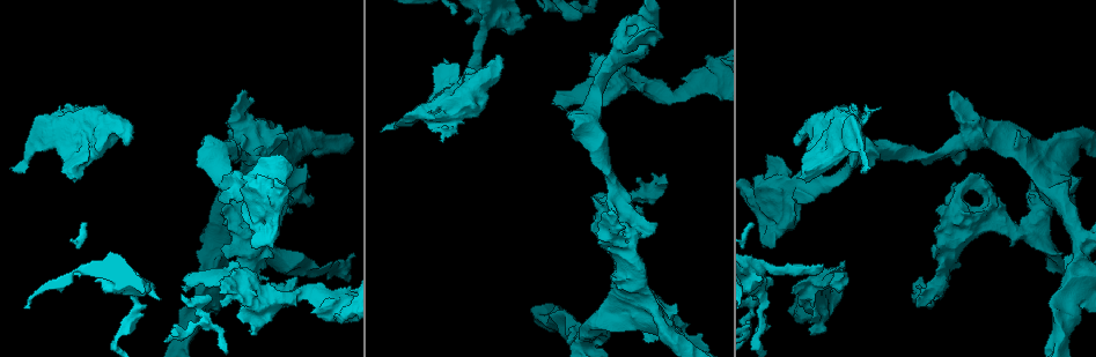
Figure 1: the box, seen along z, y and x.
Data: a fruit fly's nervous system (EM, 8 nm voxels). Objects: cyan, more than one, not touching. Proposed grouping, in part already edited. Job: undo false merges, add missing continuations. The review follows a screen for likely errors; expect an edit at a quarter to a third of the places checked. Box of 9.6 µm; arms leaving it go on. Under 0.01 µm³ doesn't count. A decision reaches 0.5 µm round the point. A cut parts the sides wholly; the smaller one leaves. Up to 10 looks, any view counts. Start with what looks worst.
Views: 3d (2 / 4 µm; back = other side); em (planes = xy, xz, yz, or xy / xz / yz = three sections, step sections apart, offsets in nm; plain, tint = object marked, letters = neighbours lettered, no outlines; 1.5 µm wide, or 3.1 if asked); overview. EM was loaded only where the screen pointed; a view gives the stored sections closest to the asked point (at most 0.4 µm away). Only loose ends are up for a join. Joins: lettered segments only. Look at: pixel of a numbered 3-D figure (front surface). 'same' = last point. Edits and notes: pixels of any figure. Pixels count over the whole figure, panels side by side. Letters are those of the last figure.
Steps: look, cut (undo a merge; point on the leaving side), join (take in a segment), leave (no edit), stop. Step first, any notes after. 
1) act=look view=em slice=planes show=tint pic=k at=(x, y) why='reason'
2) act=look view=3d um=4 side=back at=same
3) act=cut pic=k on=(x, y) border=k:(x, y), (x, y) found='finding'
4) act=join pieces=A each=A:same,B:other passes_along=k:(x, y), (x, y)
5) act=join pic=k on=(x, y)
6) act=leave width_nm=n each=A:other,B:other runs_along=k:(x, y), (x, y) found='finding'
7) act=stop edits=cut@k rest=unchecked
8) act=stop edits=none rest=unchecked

act=look view=3d um=2 side=back pic=1 at=(73, 178) why='free end'

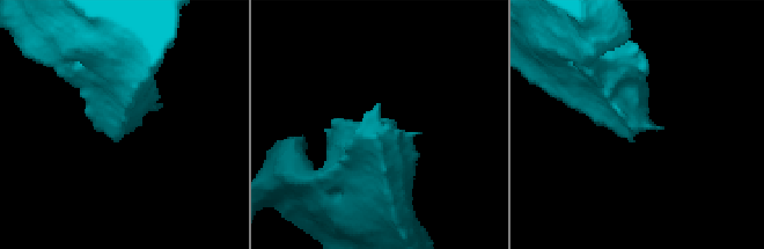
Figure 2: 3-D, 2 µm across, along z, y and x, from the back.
act=look view=em slice=yz step=4 show=letters pic=2 at=(380, 103) why='need the tissue'

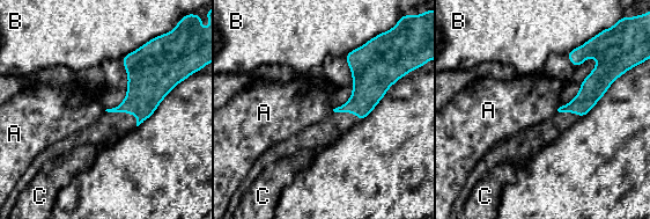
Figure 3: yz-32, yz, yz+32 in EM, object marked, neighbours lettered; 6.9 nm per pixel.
act=leave each=A:other,B:other,C:other found='none of them fits'

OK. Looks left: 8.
act=look view=em slice=planes show=letters pic=1 at=(555, 98) why='branch stops here'

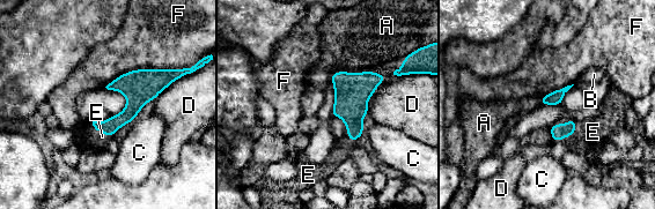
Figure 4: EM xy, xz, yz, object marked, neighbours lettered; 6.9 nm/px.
act=join pieces=E each=A:other,B:other,C:other,D:other,E:same,F:other passes_along=4:(559, 132), (575, 128), (593, 132) found='the cell continues'

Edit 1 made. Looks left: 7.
act=look view=em slice=planes show=letters pic=1 at=(80, 108) why='an open end'

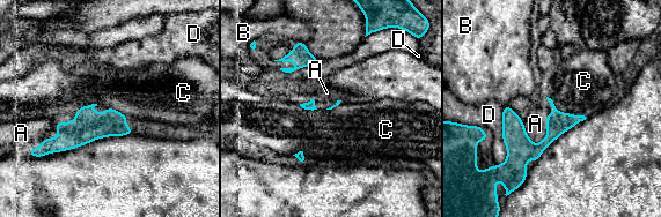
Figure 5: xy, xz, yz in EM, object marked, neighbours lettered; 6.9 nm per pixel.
act=leave longest_contact=C:220nm each=A:other,B:other,C:other,D:other found='none of them fits'

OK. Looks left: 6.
act=stop edits=join@4 rest=unchecked

